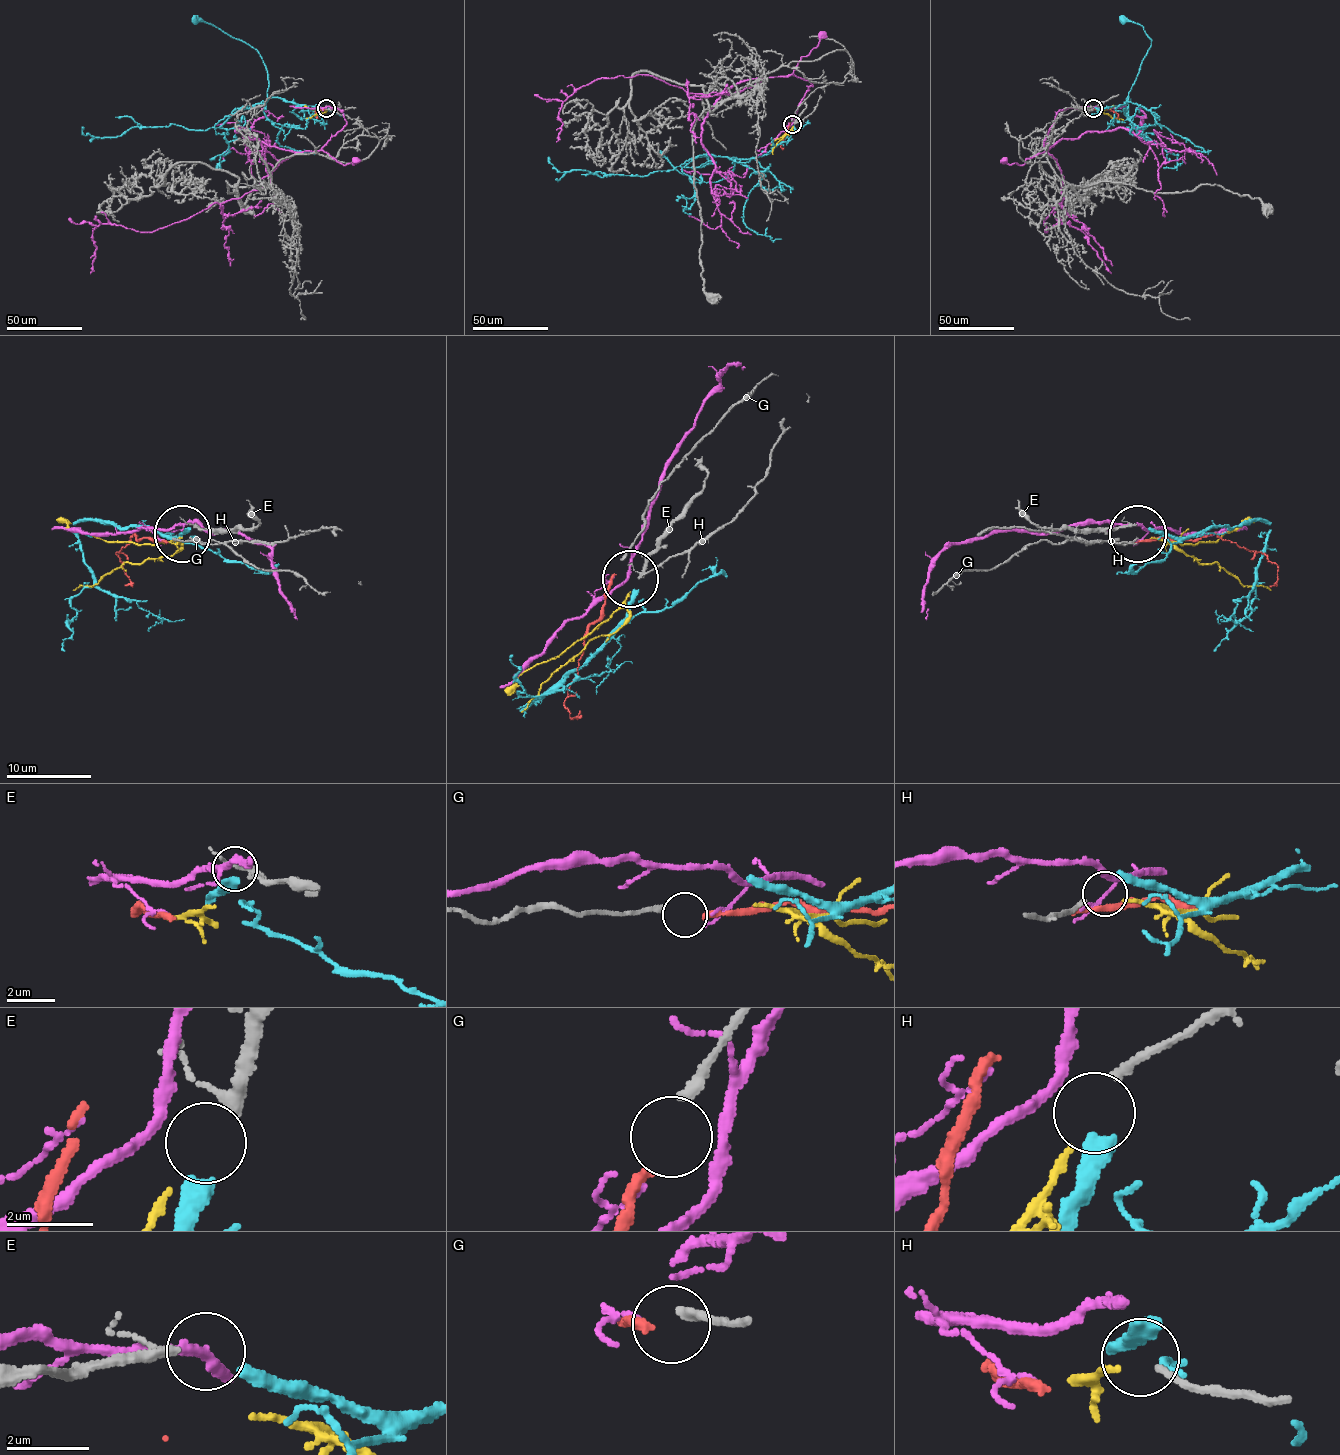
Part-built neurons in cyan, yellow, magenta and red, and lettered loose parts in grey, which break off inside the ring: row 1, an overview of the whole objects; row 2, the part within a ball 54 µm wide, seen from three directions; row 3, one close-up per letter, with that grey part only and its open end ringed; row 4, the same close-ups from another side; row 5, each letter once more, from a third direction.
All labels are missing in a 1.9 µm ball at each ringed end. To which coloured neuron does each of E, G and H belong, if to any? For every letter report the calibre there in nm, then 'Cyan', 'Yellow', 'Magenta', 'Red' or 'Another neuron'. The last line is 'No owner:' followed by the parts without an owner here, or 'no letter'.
E: Thickness 200 nm. Cyan
G: Thickness 260 nm. Red
H: Thickness 180 nm. Yellow
No owner: no letter

